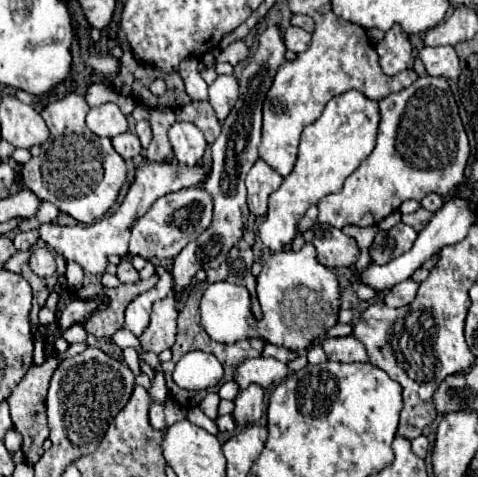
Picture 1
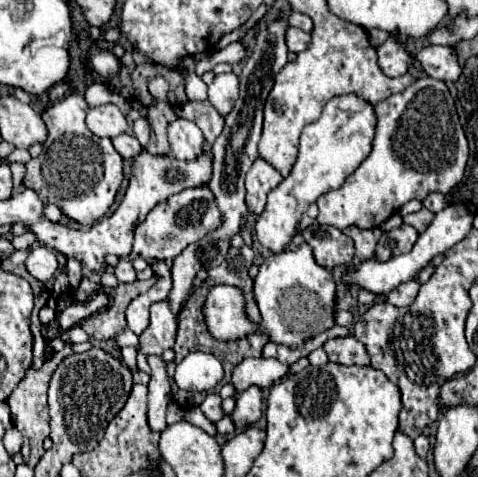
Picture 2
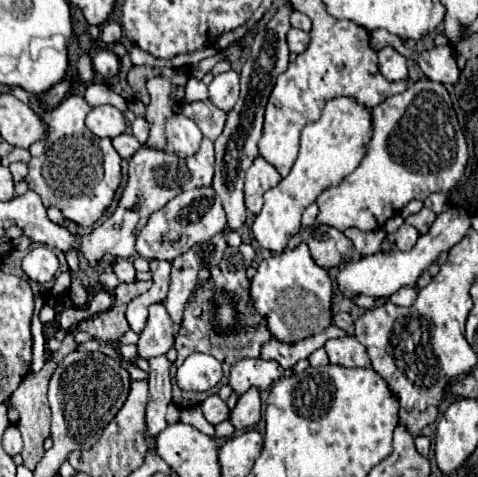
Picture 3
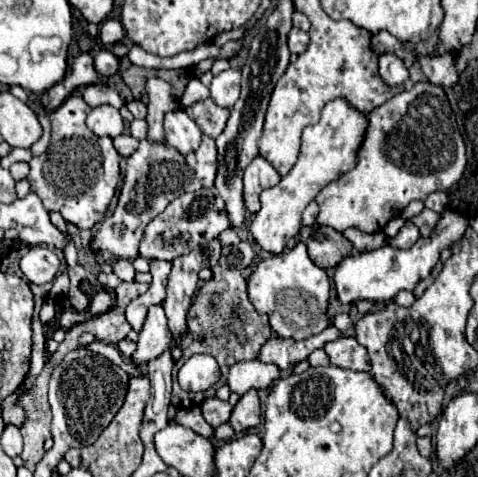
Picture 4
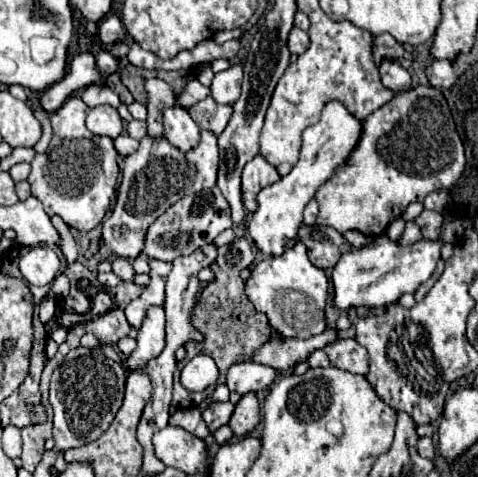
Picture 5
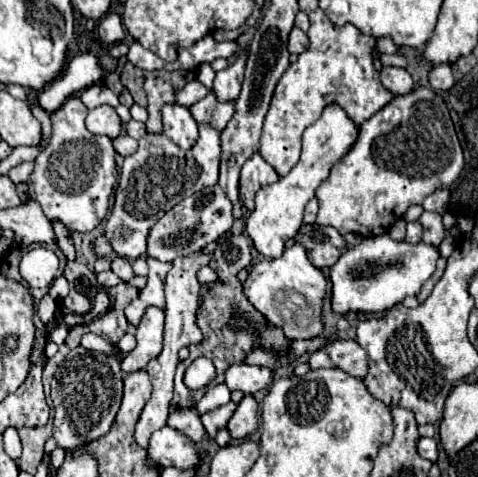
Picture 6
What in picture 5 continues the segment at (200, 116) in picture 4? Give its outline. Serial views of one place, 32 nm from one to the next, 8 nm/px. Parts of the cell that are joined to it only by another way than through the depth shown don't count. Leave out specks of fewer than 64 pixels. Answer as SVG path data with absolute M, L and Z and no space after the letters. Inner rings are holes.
M208 96L200 102L196 102L194 106L190 106L188 112L200 128L220 134L232 116L232 106L230 104L216 104L216 100L212 100L212 96Z

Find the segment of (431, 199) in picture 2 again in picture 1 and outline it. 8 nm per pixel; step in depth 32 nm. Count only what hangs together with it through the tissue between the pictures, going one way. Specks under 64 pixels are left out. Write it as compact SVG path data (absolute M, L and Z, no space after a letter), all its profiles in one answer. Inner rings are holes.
M428 194L424 200L422 200L422 206L430 212L438 212L442 206L444 206L444 198L440 194Z

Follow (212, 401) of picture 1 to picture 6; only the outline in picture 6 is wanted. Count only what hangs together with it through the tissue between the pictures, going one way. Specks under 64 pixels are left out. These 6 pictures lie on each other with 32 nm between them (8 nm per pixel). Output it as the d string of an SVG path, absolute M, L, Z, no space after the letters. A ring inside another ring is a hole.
M228 402L228 404L224 404L224 406L220 406L220 408L212 410L212 412L206 412L206 414L202 416L202 424L204 424L206 434L208 434L210 440L216 438L216 432L218 432L218 430L226 428L226 424L228 424L228 420L232 418L236 406L238 406L238 404Z

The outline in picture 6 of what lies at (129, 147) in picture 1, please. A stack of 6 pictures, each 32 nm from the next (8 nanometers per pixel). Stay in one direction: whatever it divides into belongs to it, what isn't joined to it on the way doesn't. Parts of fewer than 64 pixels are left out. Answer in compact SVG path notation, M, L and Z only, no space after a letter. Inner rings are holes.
M122 134L118 138L114 138L114 148L120 156L130 156L132 152L136 152L138 148L138 142L134 138L130 138L128 134Z

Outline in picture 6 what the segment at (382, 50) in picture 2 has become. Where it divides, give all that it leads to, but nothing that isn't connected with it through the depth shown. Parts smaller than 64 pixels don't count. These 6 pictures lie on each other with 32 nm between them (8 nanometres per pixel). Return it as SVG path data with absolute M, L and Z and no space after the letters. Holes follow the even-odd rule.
M384 66L382 72L380 72L380 80L382 80L382 86L384 86L388 92L392 92L394 96L408 94L408 92L412 92L412 88L414 88L414 80L412 80L412 76L410 76L404 68Z

